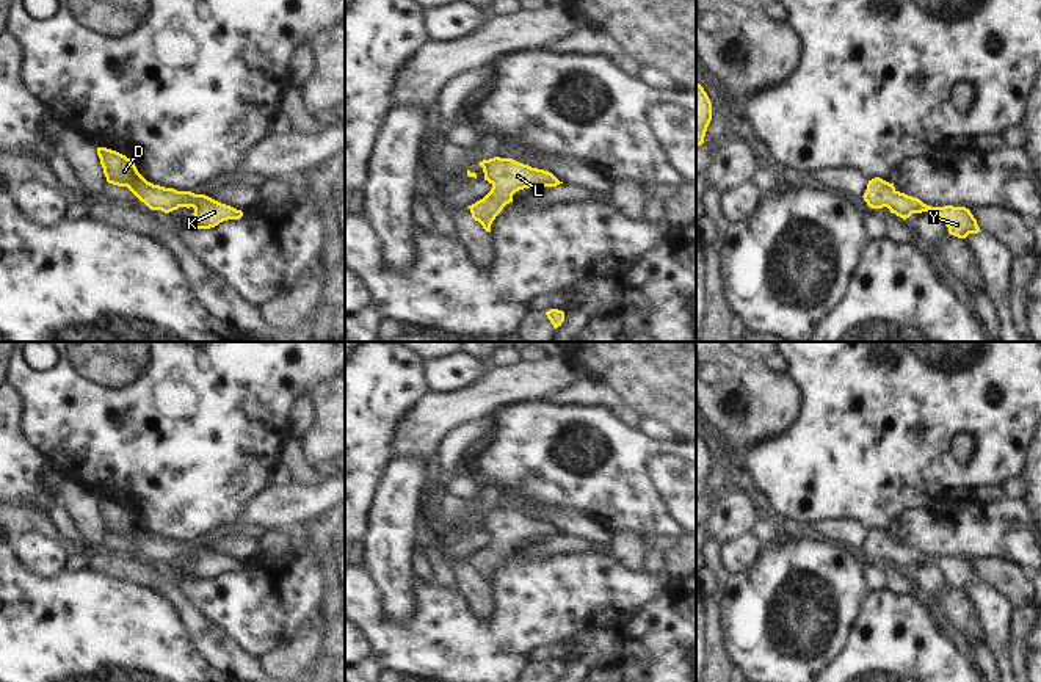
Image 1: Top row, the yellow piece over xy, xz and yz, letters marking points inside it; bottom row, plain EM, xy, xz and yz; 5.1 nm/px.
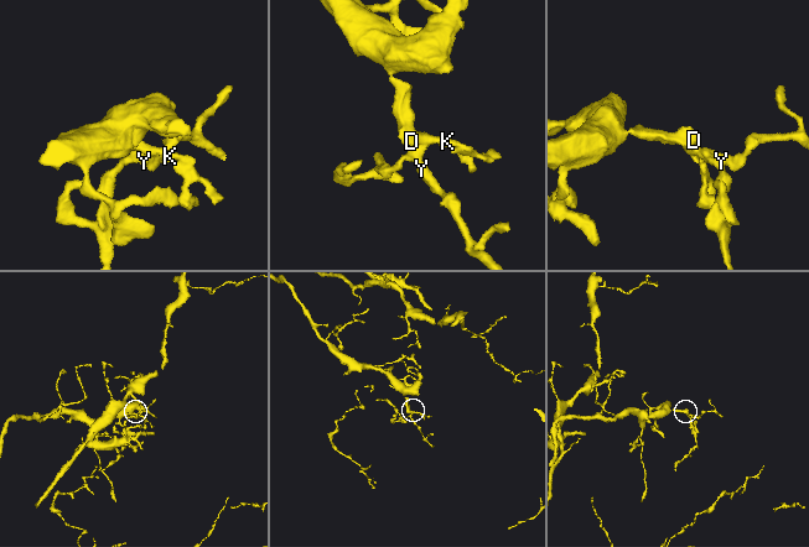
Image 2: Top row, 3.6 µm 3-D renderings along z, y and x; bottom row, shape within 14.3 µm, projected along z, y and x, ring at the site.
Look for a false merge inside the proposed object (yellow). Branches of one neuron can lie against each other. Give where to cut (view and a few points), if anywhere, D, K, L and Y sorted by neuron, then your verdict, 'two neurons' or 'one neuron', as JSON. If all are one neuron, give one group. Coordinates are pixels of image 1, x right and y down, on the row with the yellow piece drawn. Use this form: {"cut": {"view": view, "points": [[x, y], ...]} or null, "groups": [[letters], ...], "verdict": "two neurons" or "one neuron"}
{"cut": null, "groups": [["D", "K", "L", "Y"]], "verdict": "one neuron"}

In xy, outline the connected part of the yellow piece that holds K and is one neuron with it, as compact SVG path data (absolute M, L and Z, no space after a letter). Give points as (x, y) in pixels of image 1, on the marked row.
M97 147L97 155L108 183L127 187L151 210L169 213L179 207L193 207L193 226L196 229L210 229L227 219L240 219L241 210L221 204L205 194L191 191L177 191L147 182L136 169L135 163L125 155Z

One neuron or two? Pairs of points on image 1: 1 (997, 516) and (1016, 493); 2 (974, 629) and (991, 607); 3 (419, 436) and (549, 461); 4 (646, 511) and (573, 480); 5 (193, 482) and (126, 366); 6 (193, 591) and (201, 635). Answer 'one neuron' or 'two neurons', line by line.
1: two neurons
2: two neurons
3: two neurons
4: one neuron
5: one neuron
6: two neurons

